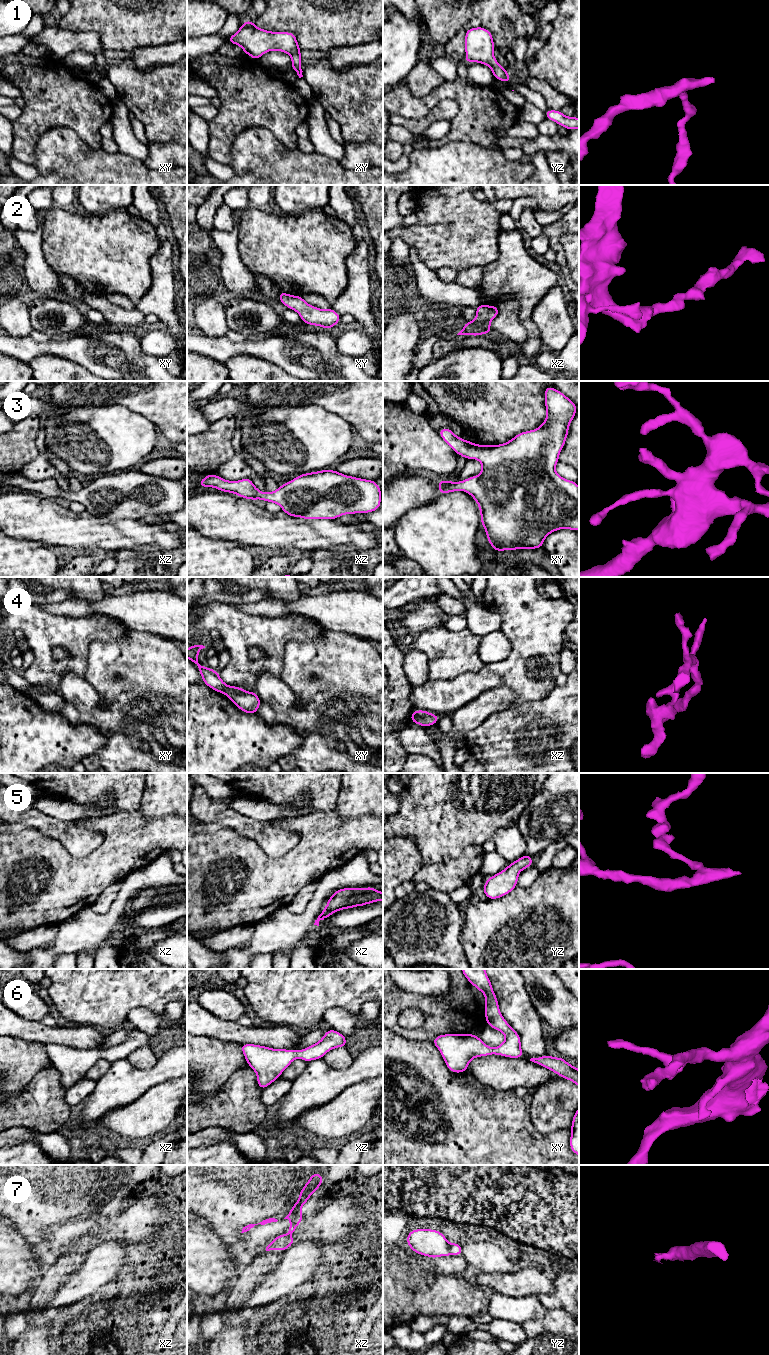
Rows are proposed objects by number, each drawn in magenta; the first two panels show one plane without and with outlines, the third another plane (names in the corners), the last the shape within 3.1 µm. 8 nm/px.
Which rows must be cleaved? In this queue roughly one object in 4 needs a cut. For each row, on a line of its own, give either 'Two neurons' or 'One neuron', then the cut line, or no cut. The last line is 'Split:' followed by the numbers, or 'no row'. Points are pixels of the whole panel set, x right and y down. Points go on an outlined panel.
1: One neuron. No split
2: One neuron. No split
3: One neuron. No split
4: One neuron. No split
5: One neuron. No split
6: One neuron. No split
7: One neuron. No split
Split: no row

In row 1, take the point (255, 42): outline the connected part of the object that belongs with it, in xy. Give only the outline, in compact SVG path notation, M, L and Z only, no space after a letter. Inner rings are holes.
M247 19L234 35L227 38L227 42L239 45L245 55L250 55L253 60L258 60L263 54L273 50L289 54L292 59L292 69L299 78L303 77L300 55L302 50L298 46L294 33L260 29Z

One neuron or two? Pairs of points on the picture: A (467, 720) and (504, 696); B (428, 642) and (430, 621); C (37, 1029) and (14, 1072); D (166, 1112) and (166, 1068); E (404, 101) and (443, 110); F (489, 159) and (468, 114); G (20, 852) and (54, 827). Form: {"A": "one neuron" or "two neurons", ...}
{"A": "one neuron", "B": "two neurons", "C": "two neurons", "D": "two neurons", "E": "two neurons", "F": "two neurons", "G": "two neurons"}

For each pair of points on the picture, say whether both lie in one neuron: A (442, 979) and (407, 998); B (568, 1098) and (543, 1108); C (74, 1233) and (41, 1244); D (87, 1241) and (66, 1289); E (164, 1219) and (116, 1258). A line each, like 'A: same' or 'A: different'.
A: different
B: same
C: same
D: different
E: different

